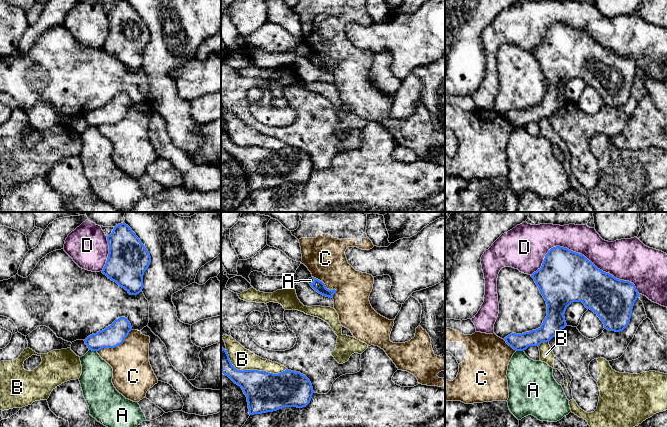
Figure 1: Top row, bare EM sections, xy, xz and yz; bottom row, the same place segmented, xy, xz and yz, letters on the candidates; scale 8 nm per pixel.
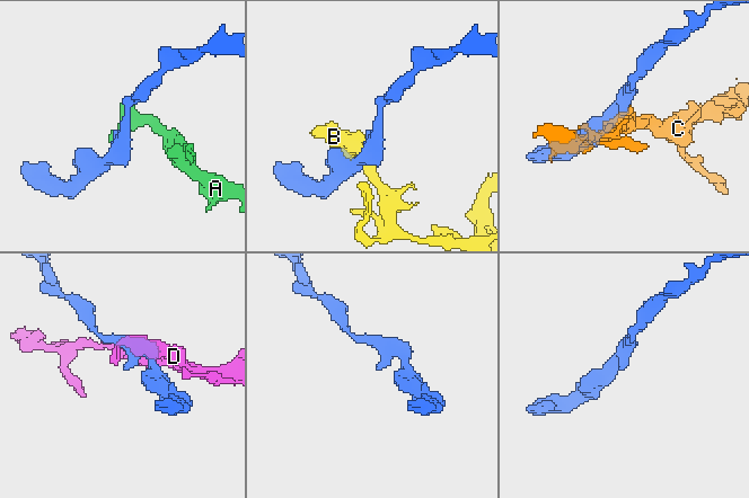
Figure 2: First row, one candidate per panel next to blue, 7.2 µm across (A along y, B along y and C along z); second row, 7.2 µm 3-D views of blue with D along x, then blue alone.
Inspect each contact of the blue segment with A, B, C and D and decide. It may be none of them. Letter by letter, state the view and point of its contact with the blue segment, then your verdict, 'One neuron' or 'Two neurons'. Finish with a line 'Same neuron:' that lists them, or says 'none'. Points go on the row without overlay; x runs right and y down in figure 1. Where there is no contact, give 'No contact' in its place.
A: Touches blue at xy (93, 126). Two neurons
B: Touches blue at xz (252, 146). Two neurons
C: Touches blue at xy (116, 122). Two neurons
D: Touches blue at yz (583, 31). Two neurons
Same neuron: none

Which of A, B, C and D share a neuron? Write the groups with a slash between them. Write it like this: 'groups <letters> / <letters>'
groups A / B / C / D

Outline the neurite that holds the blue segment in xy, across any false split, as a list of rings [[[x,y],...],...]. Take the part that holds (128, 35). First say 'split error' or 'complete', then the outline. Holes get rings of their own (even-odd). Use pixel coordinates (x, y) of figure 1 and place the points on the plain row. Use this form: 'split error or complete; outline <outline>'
complete; outline [[[118,0],[107,12],[109,30],[102,49],[130,71],[143,65],[143,51],[151,39],[148,26],[126,0]]]

